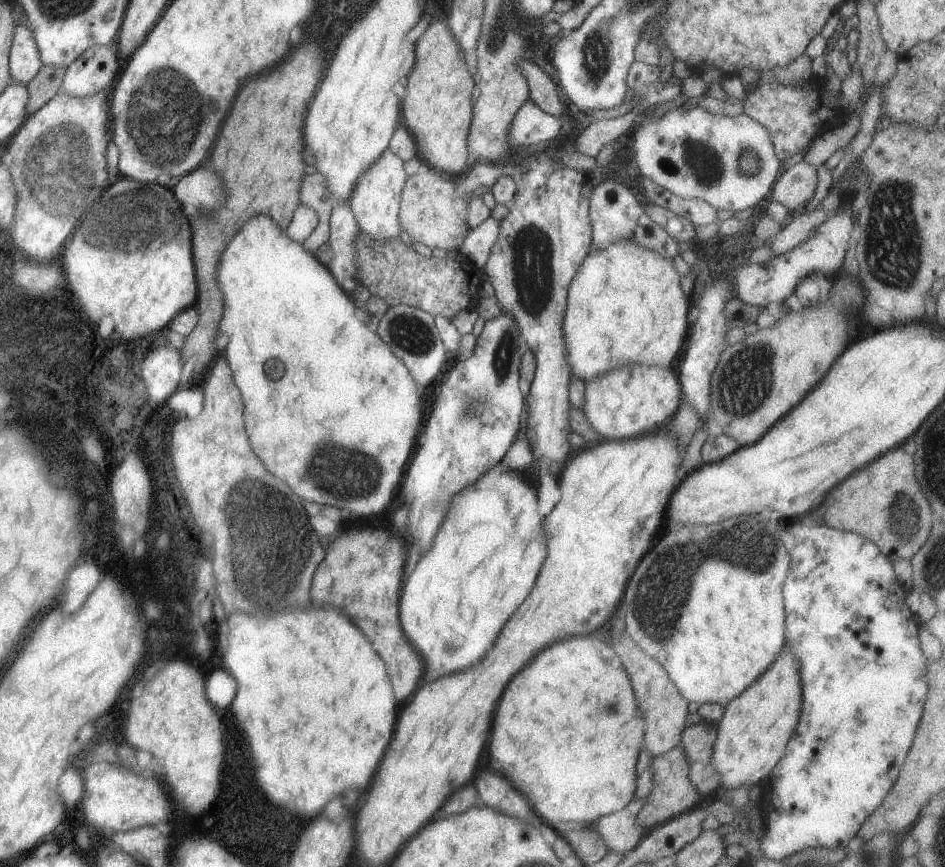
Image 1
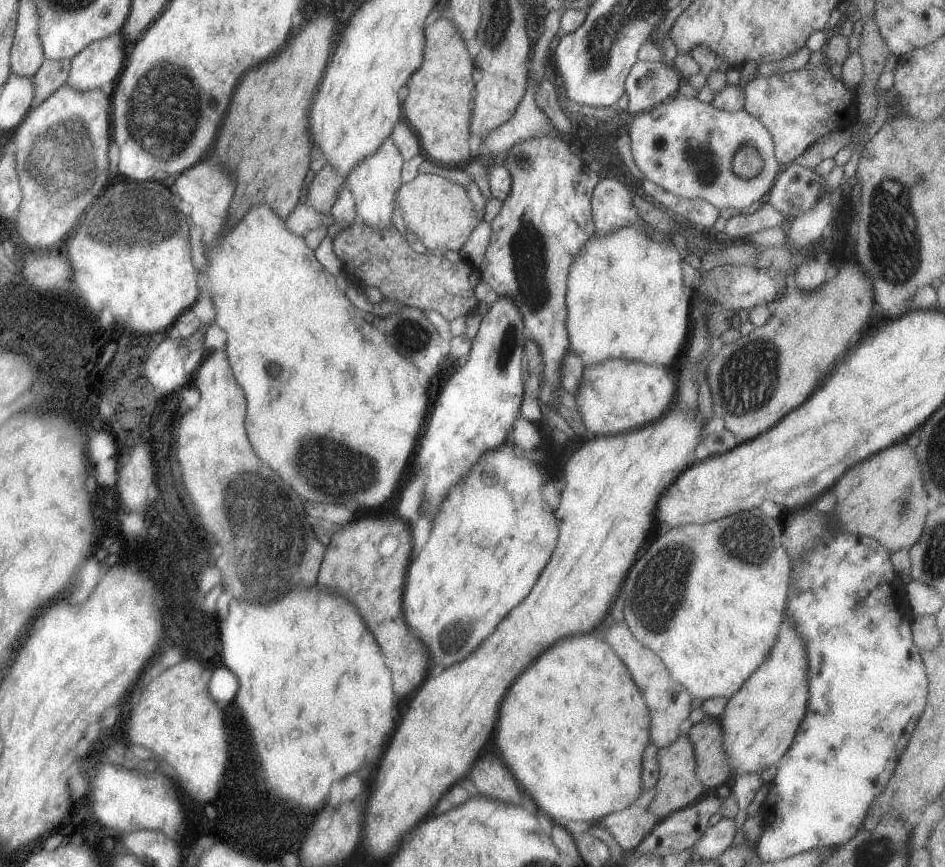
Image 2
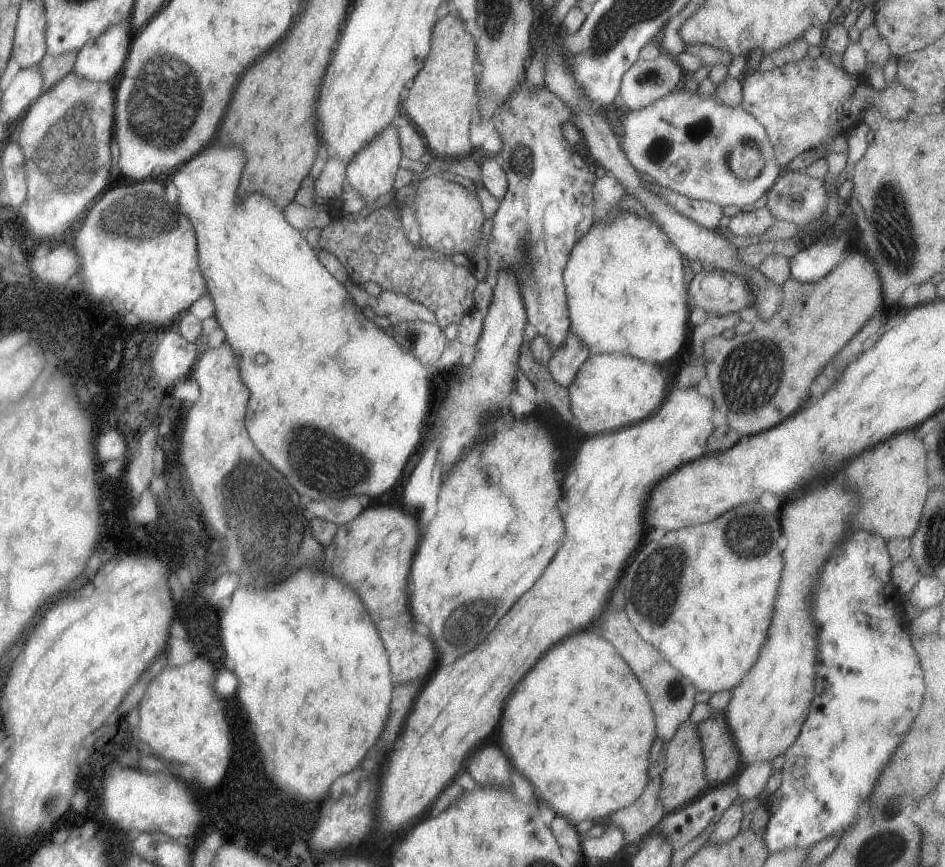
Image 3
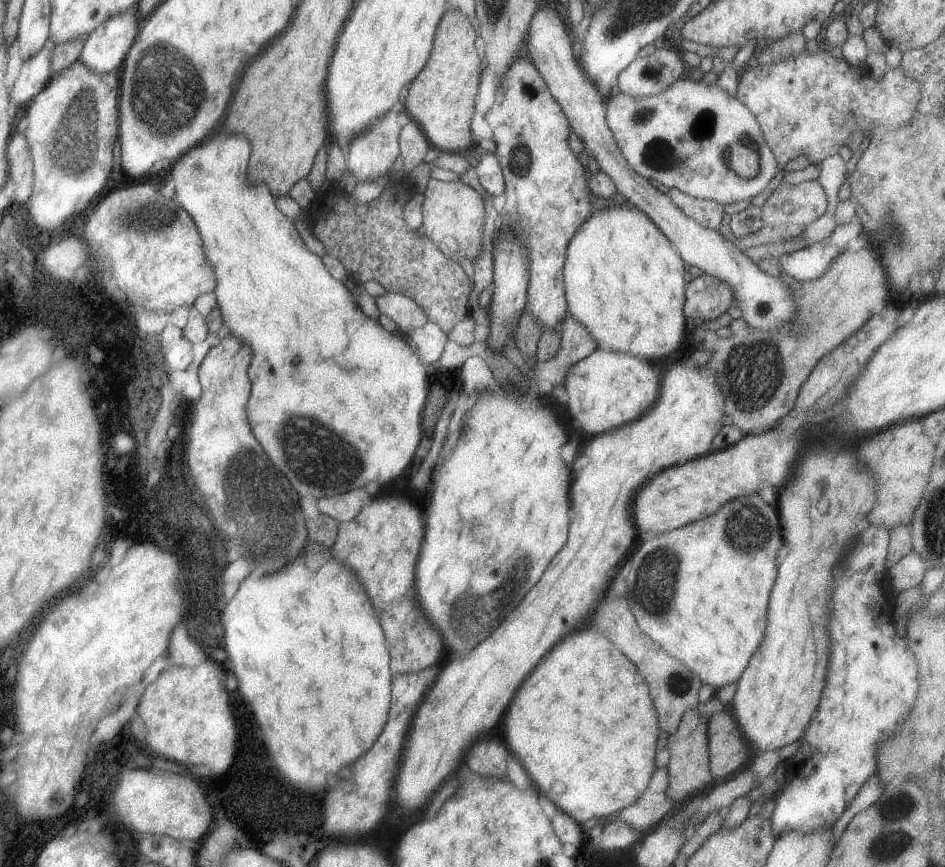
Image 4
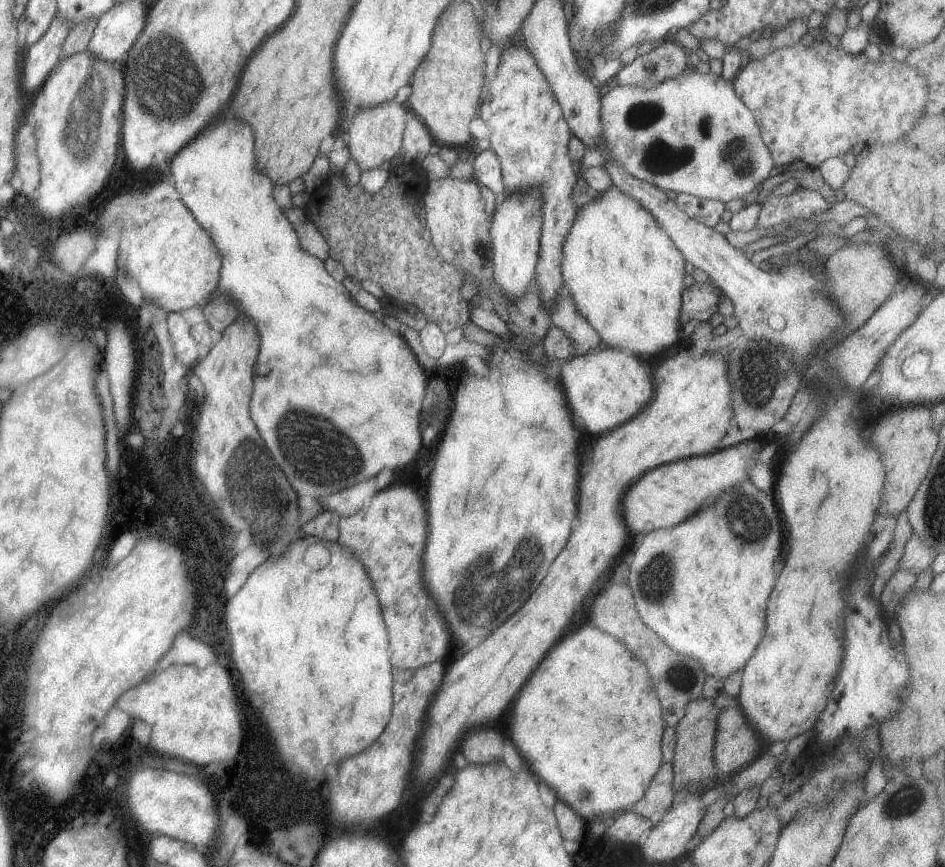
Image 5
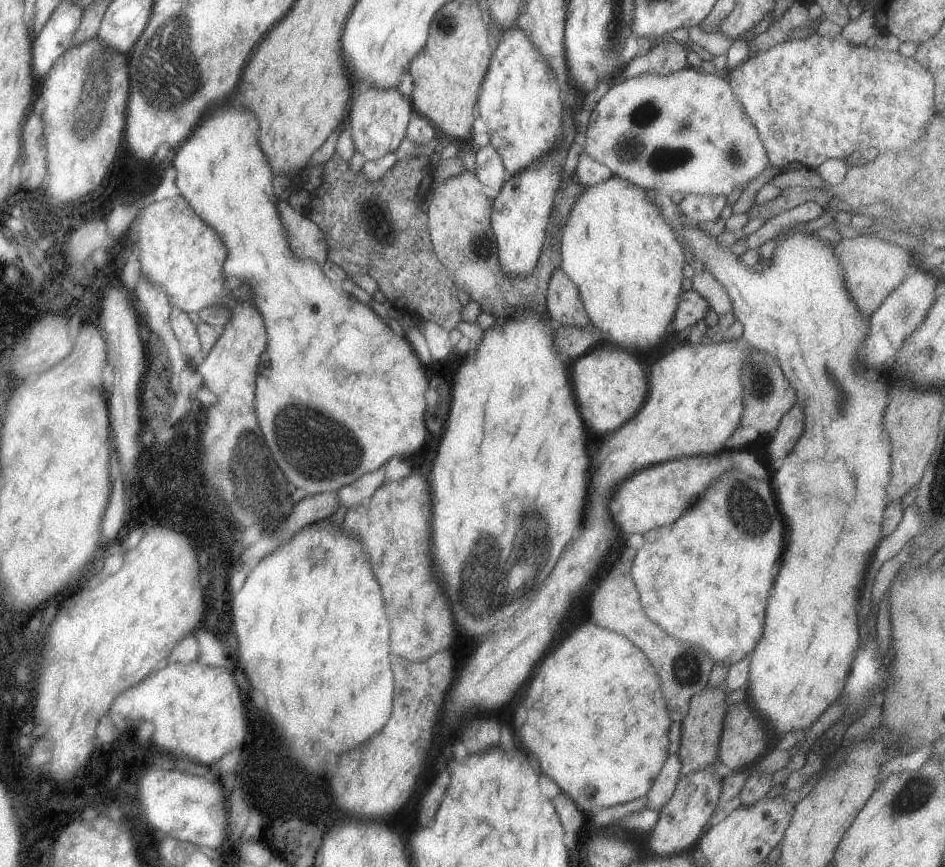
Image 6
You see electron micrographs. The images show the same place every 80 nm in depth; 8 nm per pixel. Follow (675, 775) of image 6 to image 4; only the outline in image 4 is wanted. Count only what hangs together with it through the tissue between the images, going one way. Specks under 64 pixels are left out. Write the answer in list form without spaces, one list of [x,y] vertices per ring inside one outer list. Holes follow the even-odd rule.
[[[667,766],[658,767],[644,794],[634,804],[623,808],[615,817],[629,822],[641,834],[642,832],[647,834],[677,810],[677,804],[667,795],[668,787]]]

